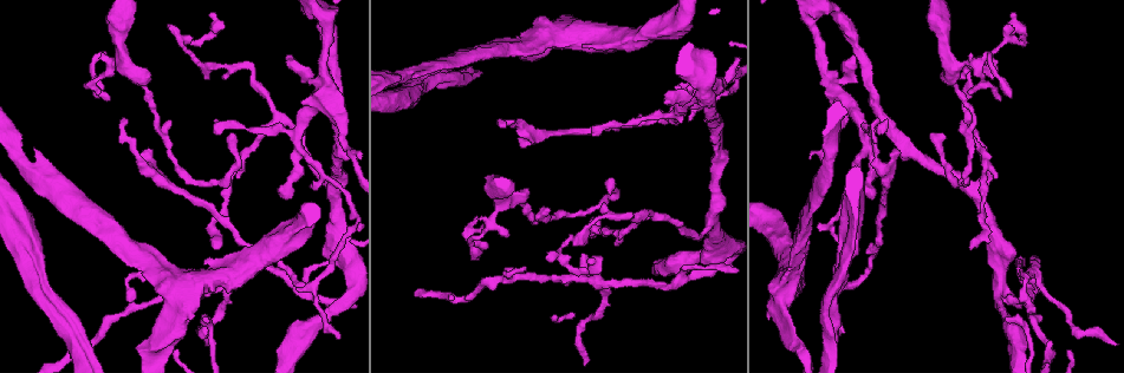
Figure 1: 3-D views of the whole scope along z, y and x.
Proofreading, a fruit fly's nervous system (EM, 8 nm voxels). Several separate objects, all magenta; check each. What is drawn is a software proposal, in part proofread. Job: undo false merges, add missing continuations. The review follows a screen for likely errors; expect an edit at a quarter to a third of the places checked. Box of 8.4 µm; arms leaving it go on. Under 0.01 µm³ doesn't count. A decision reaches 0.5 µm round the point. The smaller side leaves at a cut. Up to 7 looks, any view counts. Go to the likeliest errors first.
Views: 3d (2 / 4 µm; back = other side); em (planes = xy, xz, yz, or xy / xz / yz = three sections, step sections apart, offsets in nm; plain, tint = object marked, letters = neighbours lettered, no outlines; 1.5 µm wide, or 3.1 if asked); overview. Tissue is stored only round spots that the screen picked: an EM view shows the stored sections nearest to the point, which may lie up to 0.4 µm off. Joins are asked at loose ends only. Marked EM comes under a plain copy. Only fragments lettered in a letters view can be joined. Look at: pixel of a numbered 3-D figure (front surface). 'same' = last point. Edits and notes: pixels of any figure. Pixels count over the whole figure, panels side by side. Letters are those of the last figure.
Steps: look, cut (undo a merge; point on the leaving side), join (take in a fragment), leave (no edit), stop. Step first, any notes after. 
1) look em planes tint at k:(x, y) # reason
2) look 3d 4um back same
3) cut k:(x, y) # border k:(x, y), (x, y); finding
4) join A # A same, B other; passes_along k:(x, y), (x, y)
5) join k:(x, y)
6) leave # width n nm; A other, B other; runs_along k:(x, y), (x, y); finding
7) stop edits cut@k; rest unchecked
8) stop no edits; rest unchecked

look 3d 2um back at 1:(558, 257) # abrupt turn

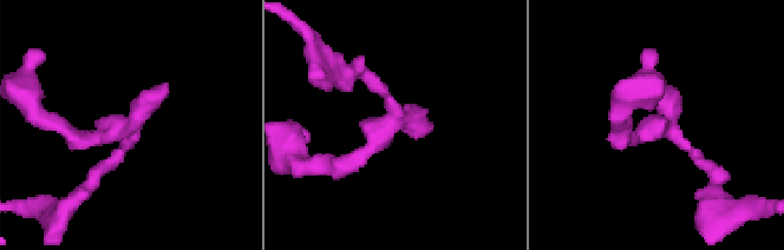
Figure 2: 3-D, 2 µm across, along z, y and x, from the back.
look em planes letters at 2:(394, 120)

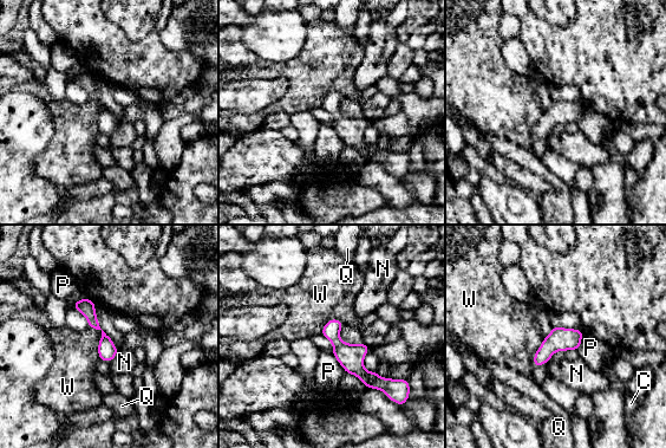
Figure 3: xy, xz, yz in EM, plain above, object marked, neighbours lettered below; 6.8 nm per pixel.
leave # C other, N other, P other, Q other, W other; border 3:(332, 354), (346, 372); continuous, no second neuron

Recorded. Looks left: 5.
look em xz step 8 tint at 1:(843, 268) # thick end

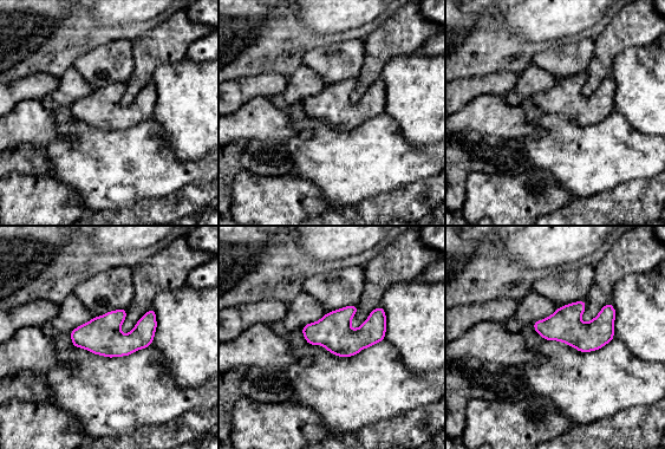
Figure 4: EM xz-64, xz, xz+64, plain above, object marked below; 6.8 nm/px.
look em planes letters same

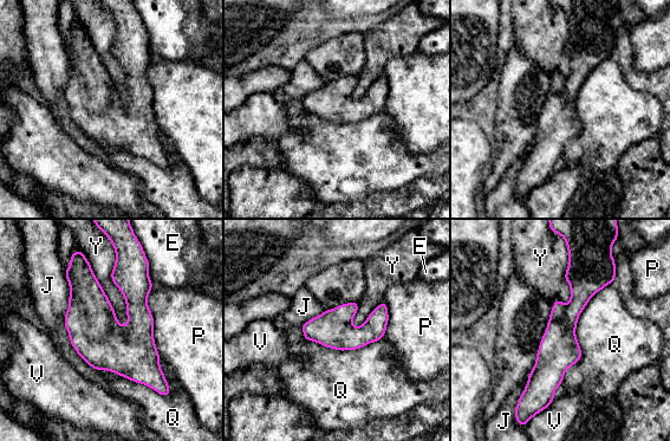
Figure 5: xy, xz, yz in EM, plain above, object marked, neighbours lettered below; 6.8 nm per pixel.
leave # longest_contact Q 750 nm; E other, J other, P other, Q other, V other, Y other; runs_along 5:(577, 263), (546, 401); none of them fits

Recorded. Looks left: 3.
look em planes letters at 1:(600, 221) # end of a long branch

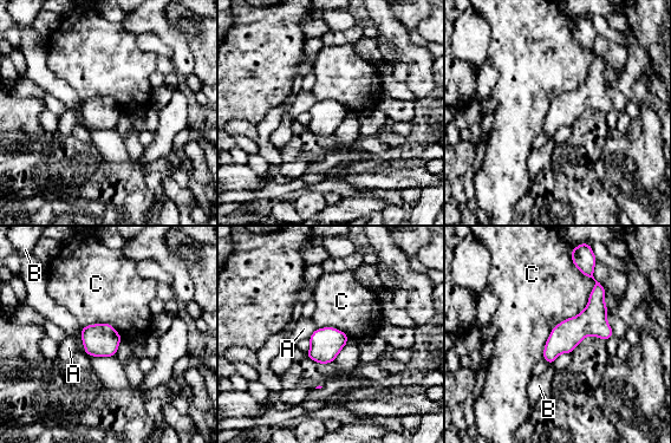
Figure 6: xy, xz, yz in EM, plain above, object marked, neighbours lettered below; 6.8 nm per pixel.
leave # A other, B other, C other; border 6:(573, 262), (594, 286), (542, 357); no lettered fragment goes on from it

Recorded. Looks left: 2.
stop no edits; rest unchecked

